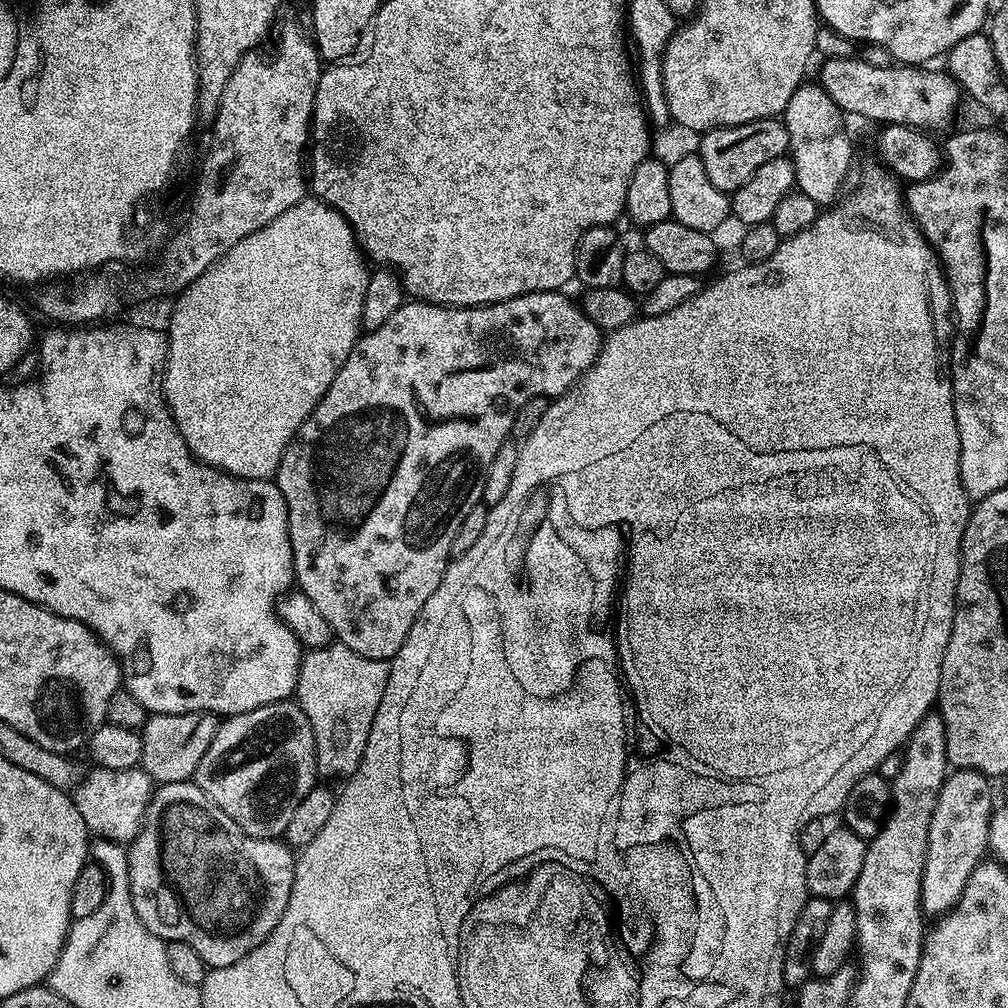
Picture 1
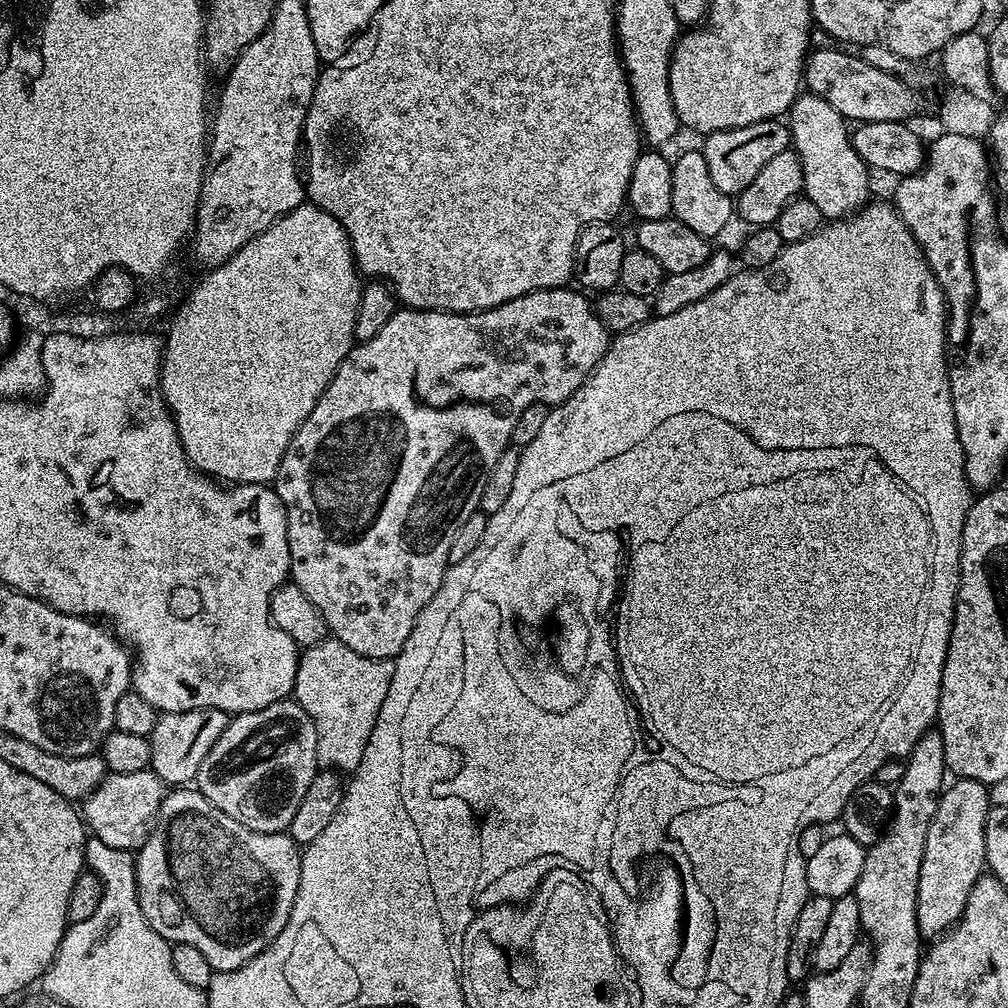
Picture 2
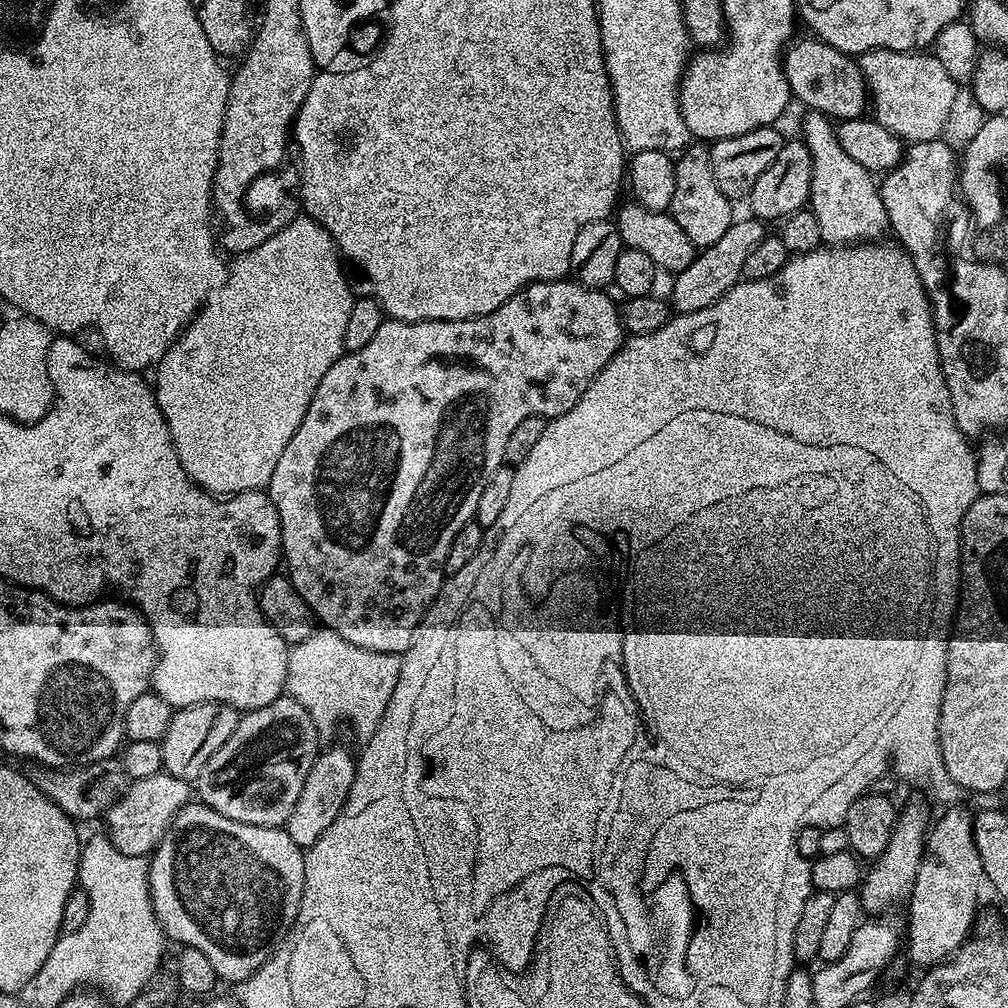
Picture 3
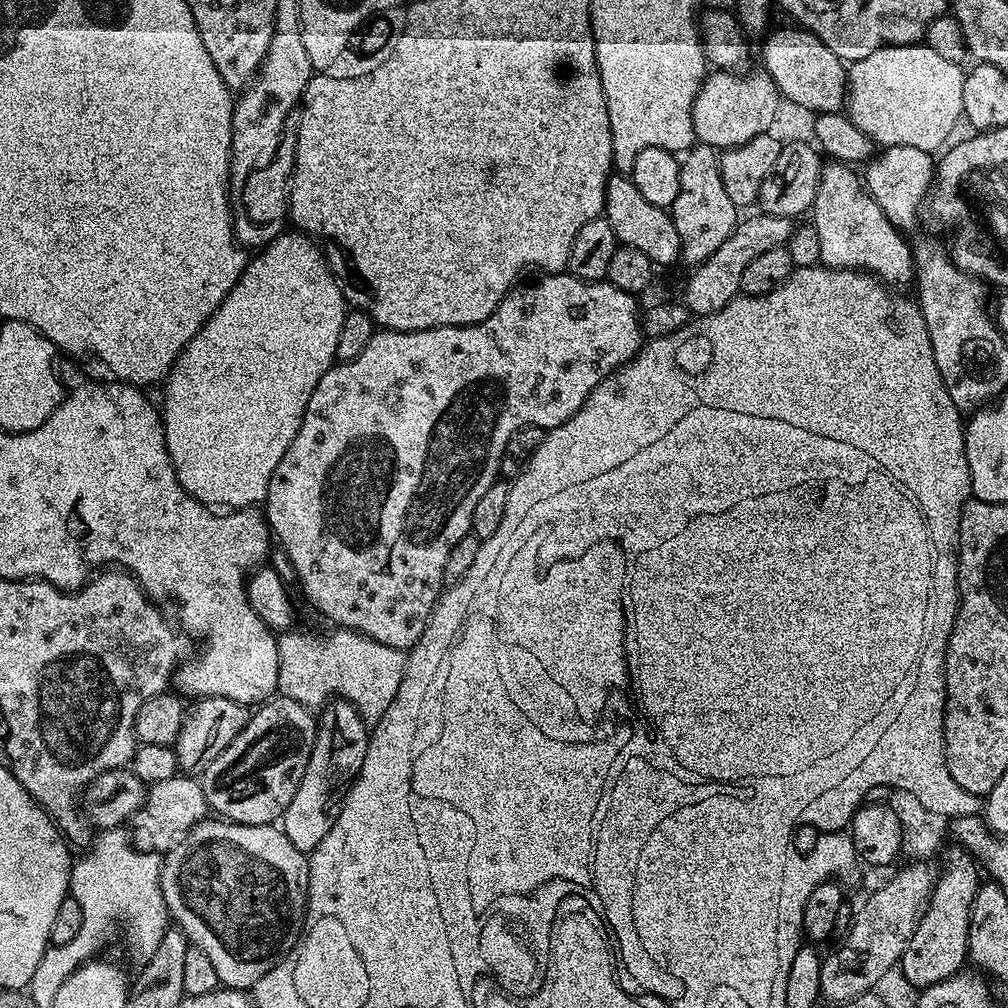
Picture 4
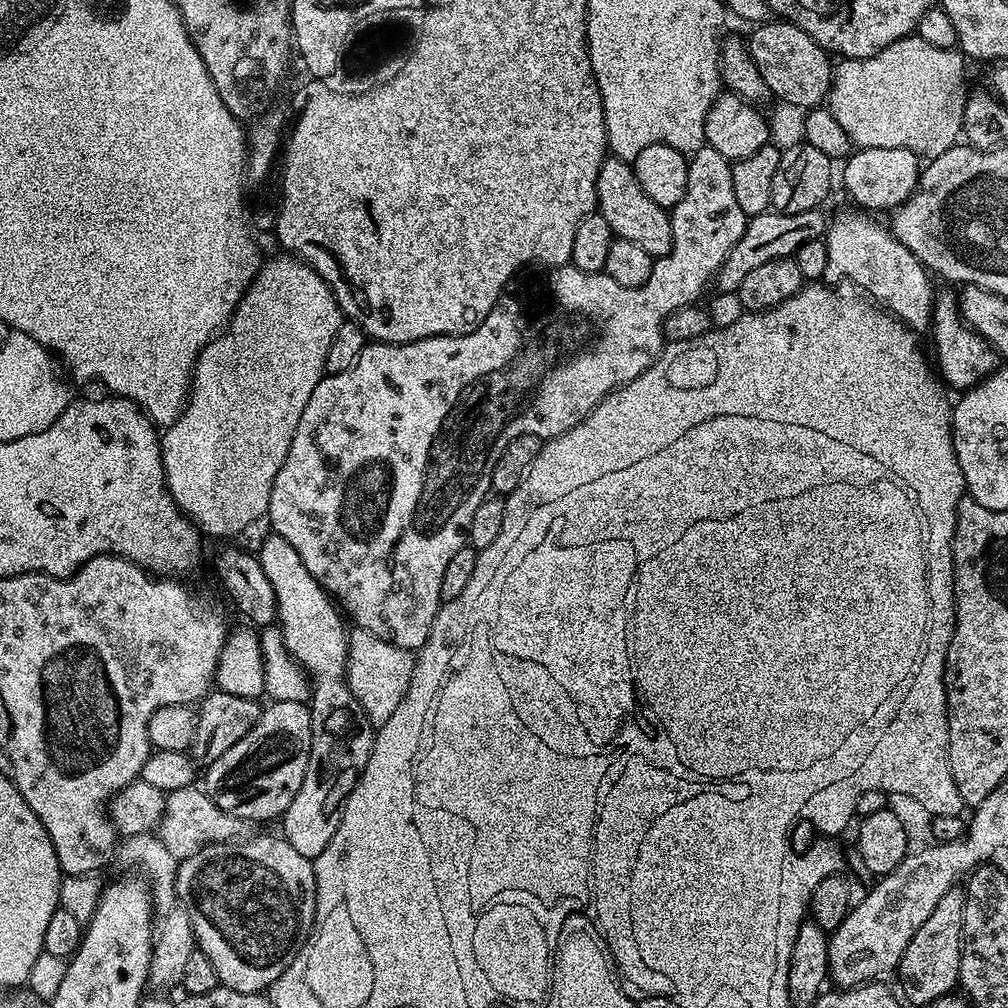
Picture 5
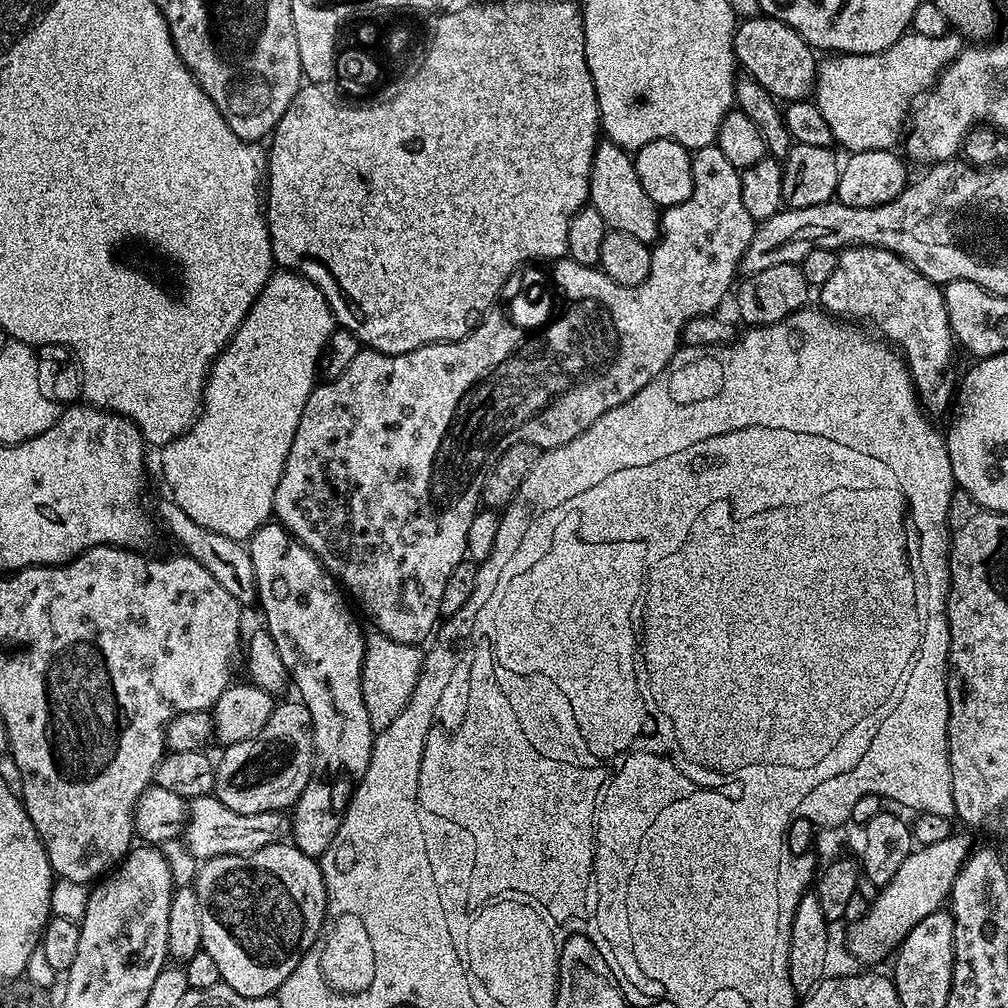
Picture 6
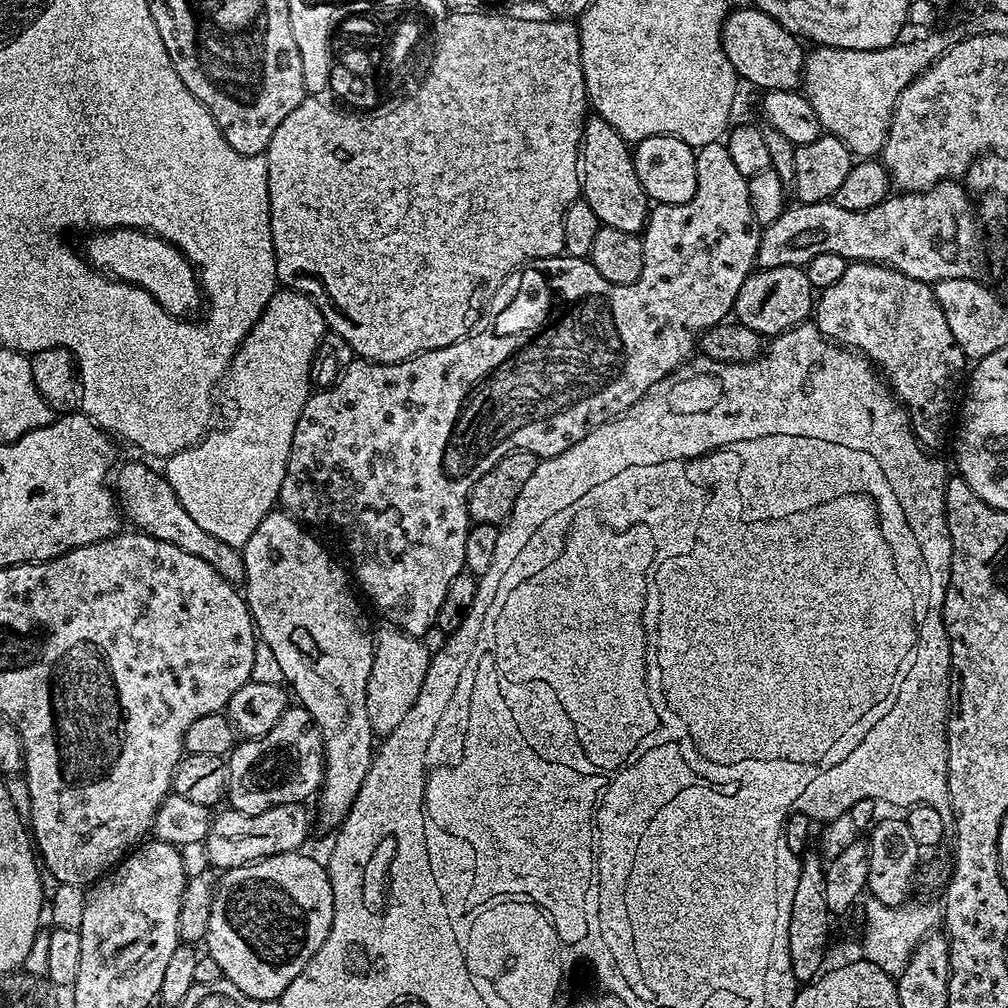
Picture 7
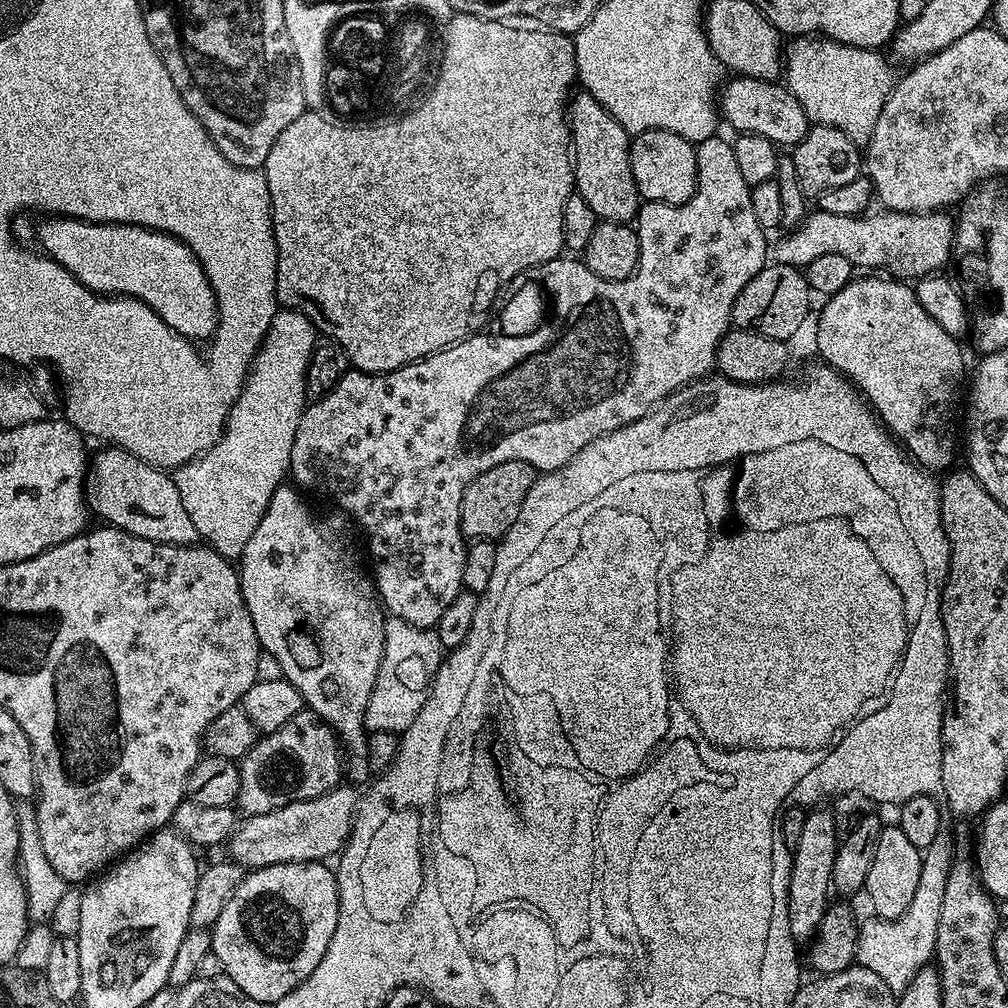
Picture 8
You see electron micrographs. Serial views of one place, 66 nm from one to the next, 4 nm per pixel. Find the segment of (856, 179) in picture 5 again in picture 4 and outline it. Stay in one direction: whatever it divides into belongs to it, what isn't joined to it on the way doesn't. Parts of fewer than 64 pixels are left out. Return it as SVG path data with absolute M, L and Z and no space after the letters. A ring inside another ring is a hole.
M894 146L884 148L880 153L873 155L867 161L862 172L862 179L868 193L882 206L882 214L893 224L895 228L909 230L916 224L916 215L920 207L925 207L930 193L934 188L936 179L937 161L933 153L926 150L918 150L915 146Z

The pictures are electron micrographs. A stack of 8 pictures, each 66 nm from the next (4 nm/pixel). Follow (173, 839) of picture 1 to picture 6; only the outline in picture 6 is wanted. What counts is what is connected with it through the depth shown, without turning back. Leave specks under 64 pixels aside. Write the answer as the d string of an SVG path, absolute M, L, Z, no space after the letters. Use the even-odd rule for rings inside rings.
M291 842L262 846L257 852L249 852L246 856L215 856L205 860L196 869L194 887L202 922L202 950L206 954L210 954L210 958L214 958L222 983L246 998L262 998L279 993L282 982L286 982L286 978L290 978L294 966L298 966L298 962L302 962L302 958L311 950L313 942L320 939L320 929L323 928L324 917L328 914L328 895L319 863L313 857L302 854L302 850L298 850Z

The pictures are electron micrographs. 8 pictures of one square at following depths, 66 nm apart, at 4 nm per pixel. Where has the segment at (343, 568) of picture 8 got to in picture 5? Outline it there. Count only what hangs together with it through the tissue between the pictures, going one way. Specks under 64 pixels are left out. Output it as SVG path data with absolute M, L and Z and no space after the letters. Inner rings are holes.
M275 534L260 544L258 549L260 565L270 578L270 586L274 586L276 599L276 618L286 650L299 662L308 673L310 681L310 711L312 714L312 741L310 742L310 758L306 766L306 778L302 778L302 786L298 786L298 794L294 794L294 802L284 811L282 838L302 854L302 858L315 861L326 846L330 846L330 838L334 838L334 830L340 825L340 814L344 807L344 799L354 790L356 779L372 753L372 737L374 726L368 721L363 706L354 698L346 679L348 662L348 634L345 617L331 596L314 582L314 574L302 566L302 558L298 558L298 550L286 542L286 538Z

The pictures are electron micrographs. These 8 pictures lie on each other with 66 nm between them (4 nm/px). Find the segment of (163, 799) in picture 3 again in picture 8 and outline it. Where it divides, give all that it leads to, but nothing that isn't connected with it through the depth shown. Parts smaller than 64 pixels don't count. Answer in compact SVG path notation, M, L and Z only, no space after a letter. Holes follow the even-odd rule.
M337 786L323 796L290 802L273 812L248 816L227 841L227 855L245 869L265 868L275 864L301 864L307 860L327 861L343 849L352 832L358 807L358 792Z

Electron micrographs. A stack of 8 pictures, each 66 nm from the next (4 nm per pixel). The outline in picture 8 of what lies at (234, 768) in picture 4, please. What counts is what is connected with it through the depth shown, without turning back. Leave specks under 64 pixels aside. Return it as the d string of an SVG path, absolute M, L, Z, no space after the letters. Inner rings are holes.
M311 710L294 714L286 726L261 735L252 749L239 761L240 785L236 795L239 807L245 808L248 816L257 816L278 810L290 802L309 800L315 796L323 796L341 783L342 776L342 745L330 725L321 721L320 715Z

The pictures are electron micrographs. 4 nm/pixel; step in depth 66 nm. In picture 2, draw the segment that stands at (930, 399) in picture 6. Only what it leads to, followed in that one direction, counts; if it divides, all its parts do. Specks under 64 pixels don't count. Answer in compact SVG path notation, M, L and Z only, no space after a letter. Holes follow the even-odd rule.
M807 90L801 91L786 113L786 123L792 136L791 147L802 162L803 195L818 206L825 221L851 216L869 203L870 169L854 150L849 121L838 114L826 98Z

